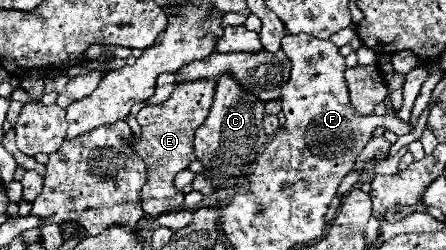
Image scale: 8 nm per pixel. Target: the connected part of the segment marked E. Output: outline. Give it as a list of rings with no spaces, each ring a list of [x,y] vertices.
[[[191,81],[179,83],[171,97],[161,105],[143,107],[137,113],[137,121],[141,125],[141,135],[133,137],[133,149],[147,163],[147,183],[141,189],[141,207],[147,215],[163,215],[167,211],[183,209],[183,193],[173,187],[173,177],[177,171],[187,169],[191,161],[195,161],[193,153],[193,135],[203,125],[215,95],[213,81]]]

